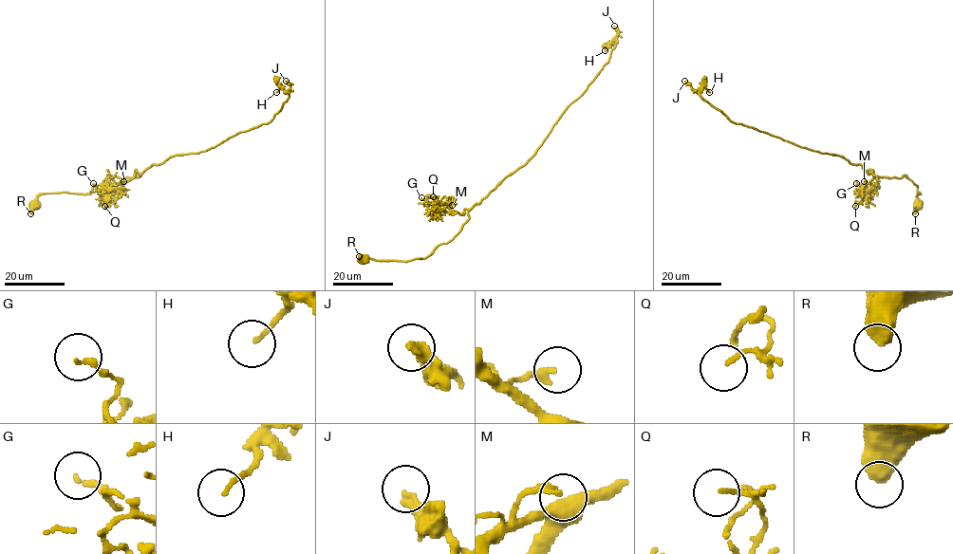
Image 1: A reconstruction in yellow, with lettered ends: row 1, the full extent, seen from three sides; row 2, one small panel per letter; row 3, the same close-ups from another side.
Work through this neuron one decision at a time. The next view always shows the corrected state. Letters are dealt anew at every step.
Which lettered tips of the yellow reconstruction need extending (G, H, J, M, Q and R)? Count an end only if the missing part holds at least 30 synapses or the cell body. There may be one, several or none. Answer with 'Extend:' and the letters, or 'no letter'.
Extend: no letter

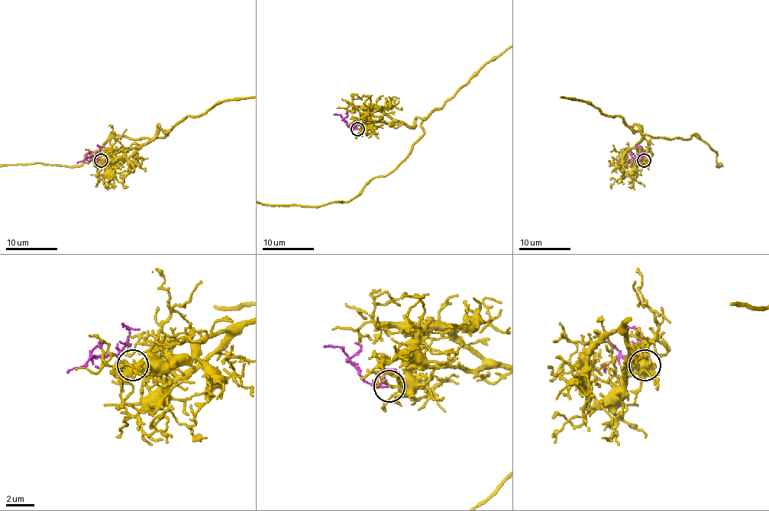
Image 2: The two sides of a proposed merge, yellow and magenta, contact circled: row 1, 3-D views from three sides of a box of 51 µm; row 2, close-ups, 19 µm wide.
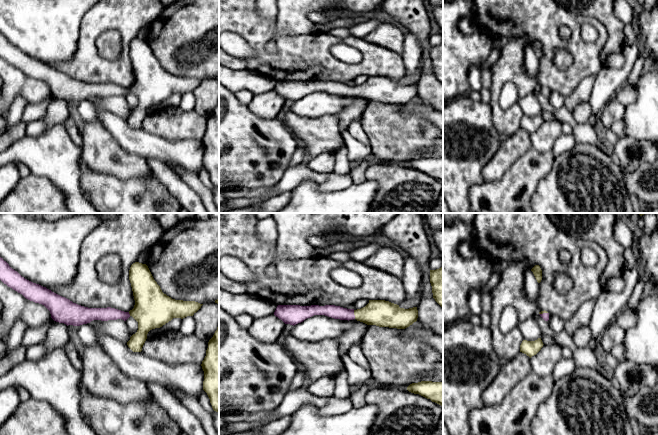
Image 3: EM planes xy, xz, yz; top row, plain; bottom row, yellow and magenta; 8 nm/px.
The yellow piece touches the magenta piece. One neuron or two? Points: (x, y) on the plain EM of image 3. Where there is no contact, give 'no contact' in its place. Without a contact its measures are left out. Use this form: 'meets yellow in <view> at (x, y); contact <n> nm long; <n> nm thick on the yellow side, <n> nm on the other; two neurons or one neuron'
meets yellow in xz at (354, 90); contact 70 nm long; 220 nm thick on the yellow side, 110 nm on the other; one neuron

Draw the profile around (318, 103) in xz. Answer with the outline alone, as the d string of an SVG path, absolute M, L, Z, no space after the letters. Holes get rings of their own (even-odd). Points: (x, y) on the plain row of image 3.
M314 91L294 101L290 111L303 117L318 118L326 115L335 115L352 102L352 96L340 96L325 91Z

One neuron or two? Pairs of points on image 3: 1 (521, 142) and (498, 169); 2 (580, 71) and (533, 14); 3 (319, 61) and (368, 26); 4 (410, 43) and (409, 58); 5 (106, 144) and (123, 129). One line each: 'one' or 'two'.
1: one
2: one
3: two
4: one
5: two

